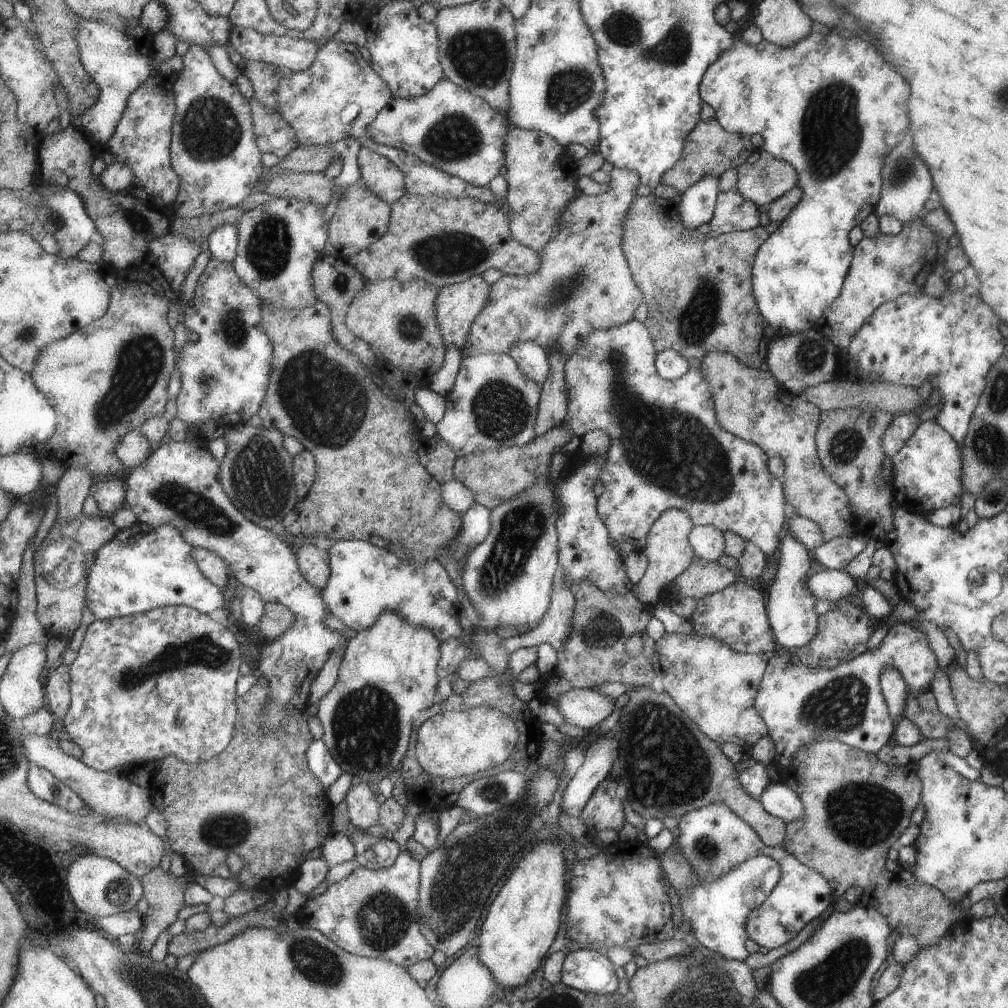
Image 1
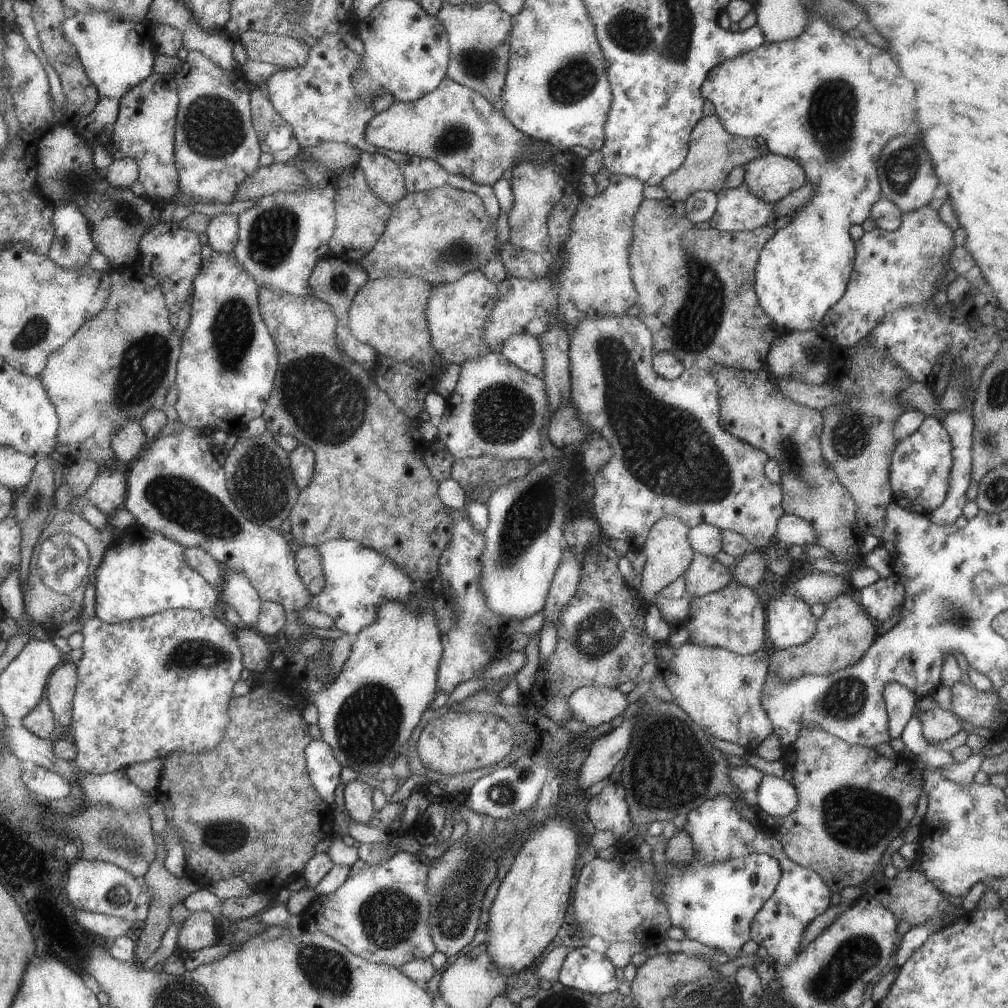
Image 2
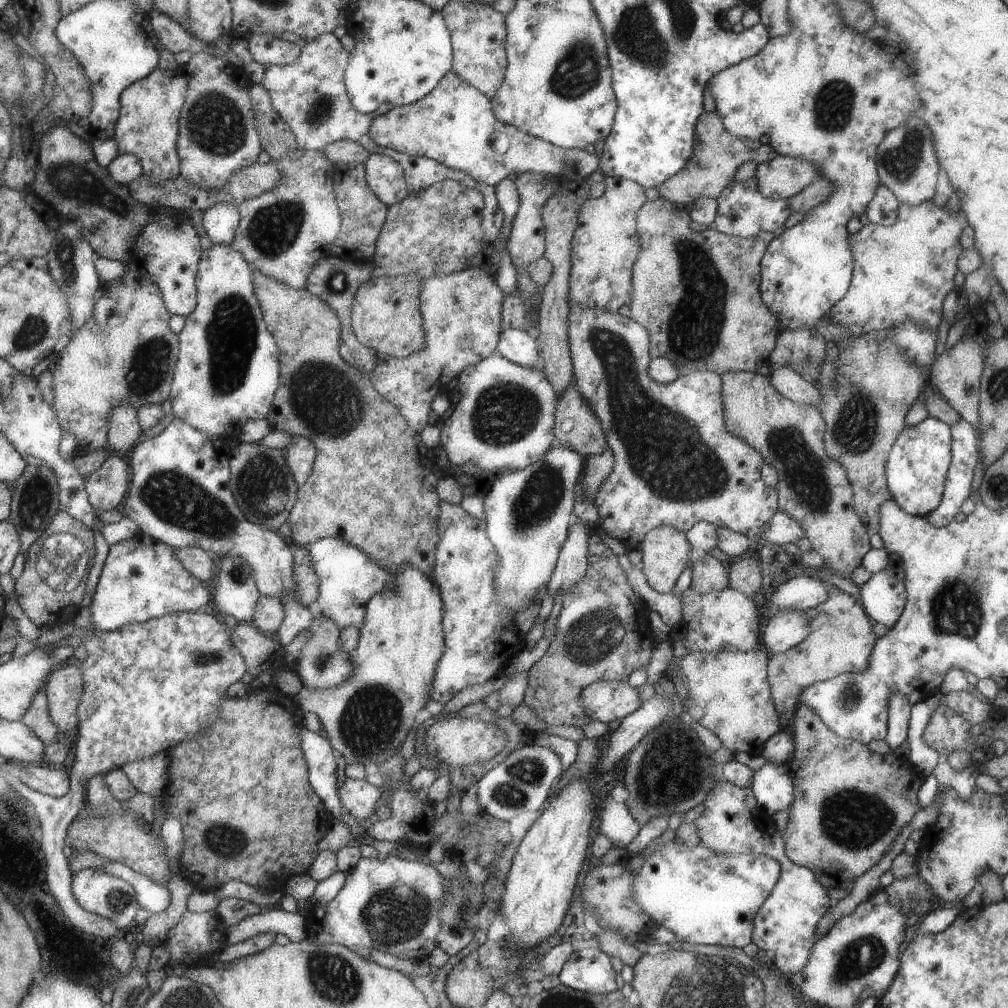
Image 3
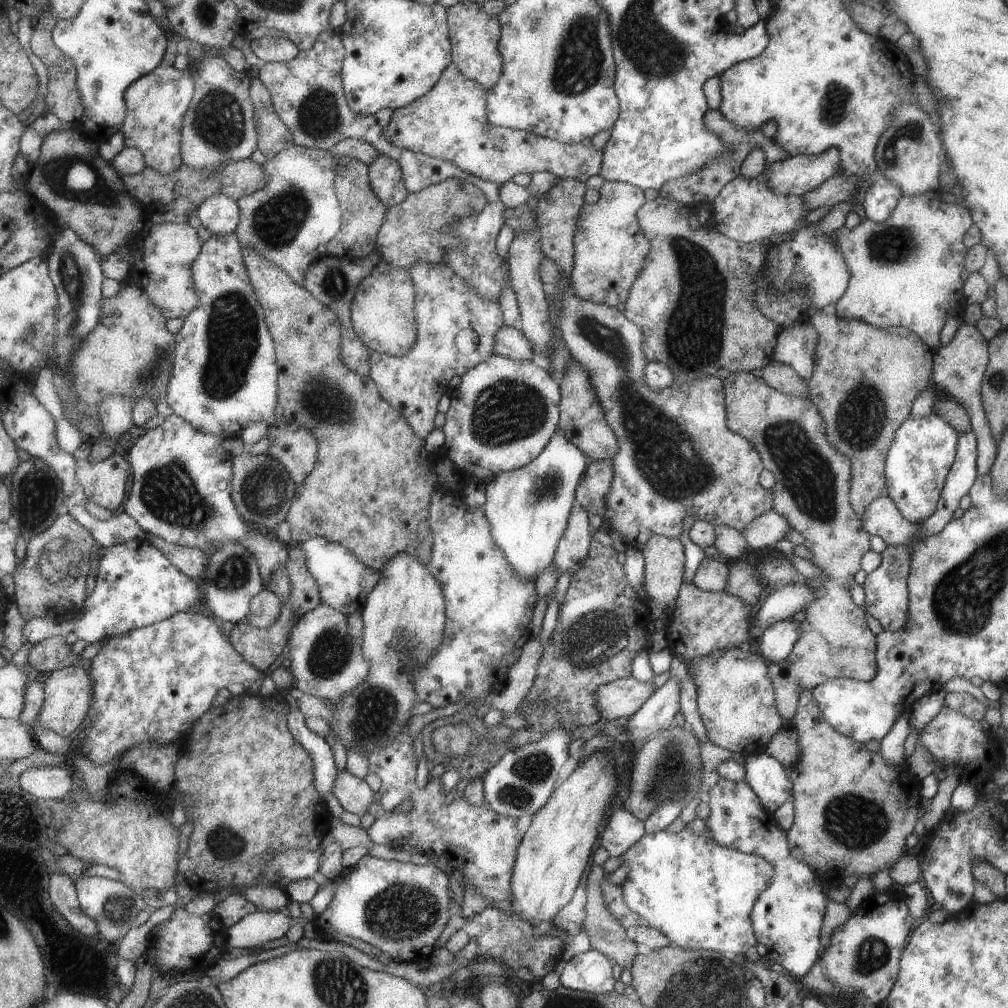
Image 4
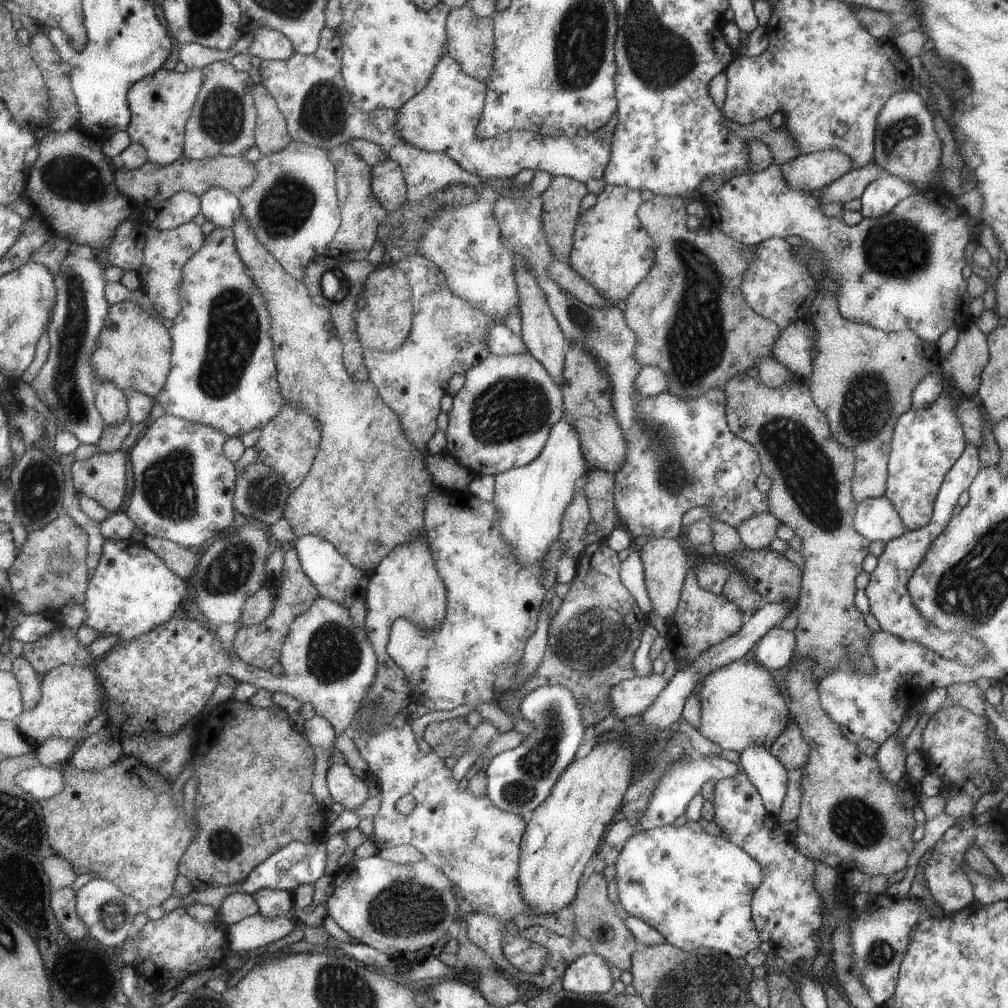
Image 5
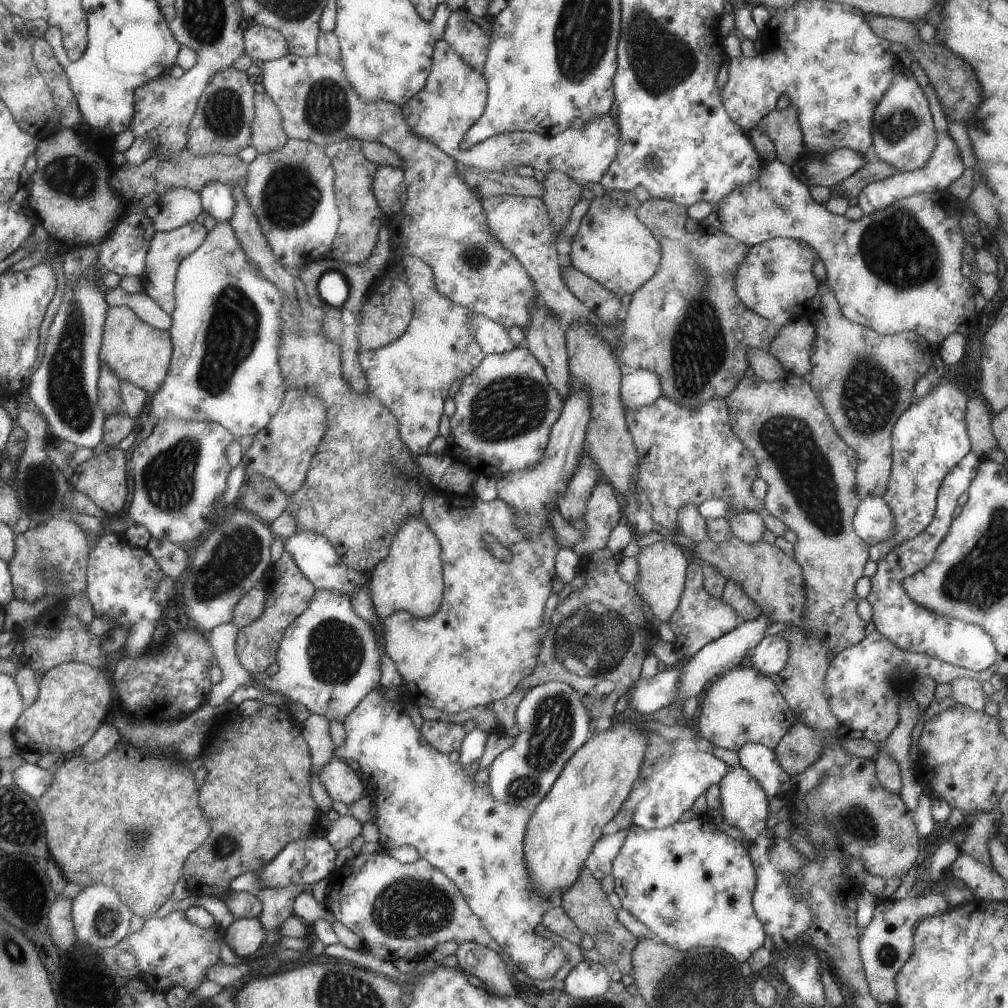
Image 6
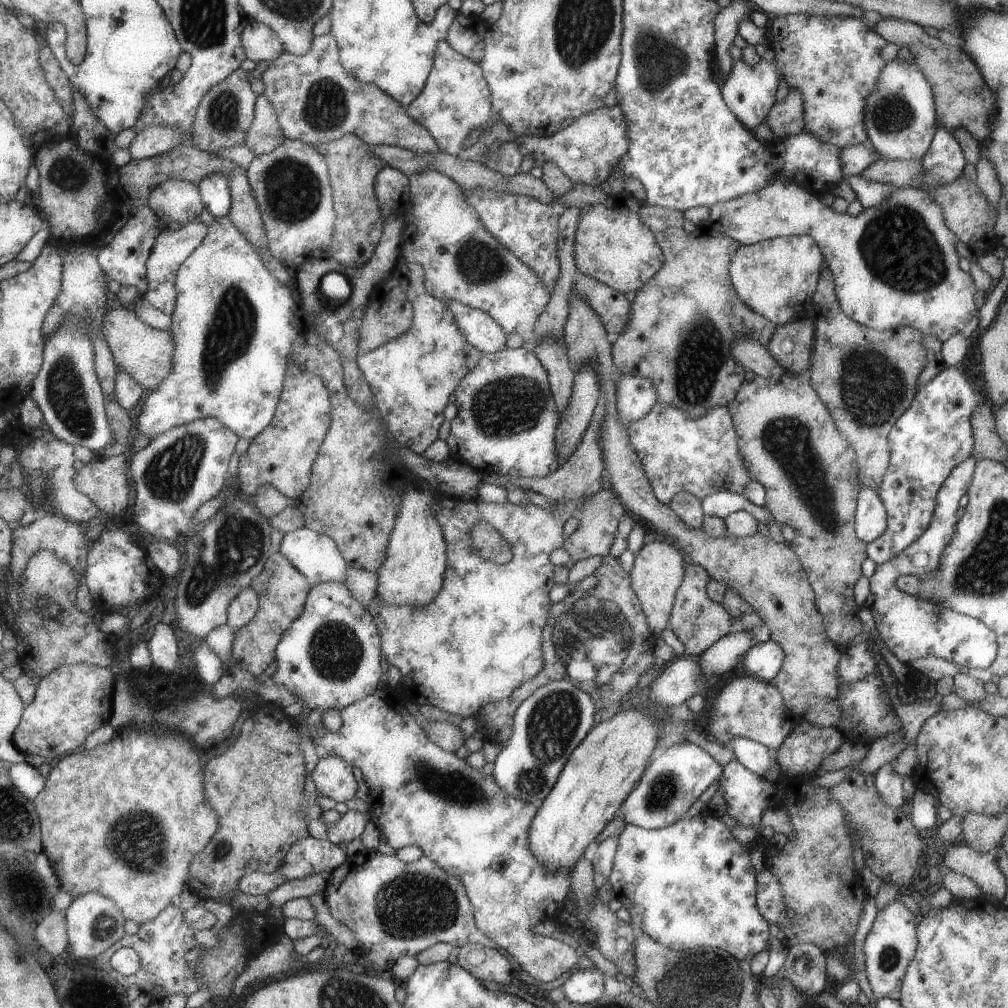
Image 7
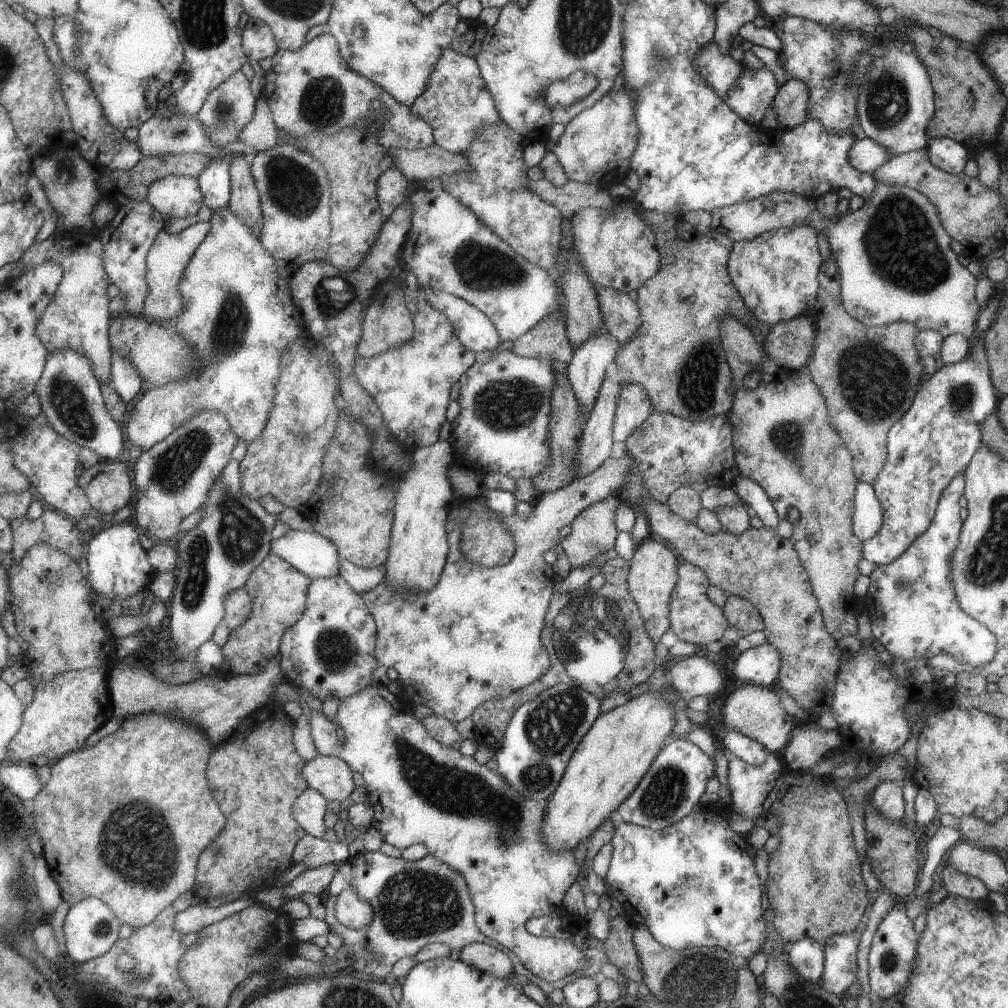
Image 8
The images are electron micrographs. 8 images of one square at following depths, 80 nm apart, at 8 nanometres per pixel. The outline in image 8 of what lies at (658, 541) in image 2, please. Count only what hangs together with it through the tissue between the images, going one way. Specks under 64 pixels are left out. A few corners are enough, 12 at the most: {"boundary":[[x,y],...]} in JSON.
{"boundary":[[643,539],[627,590],[653,644],[671,632],[673,552]]}

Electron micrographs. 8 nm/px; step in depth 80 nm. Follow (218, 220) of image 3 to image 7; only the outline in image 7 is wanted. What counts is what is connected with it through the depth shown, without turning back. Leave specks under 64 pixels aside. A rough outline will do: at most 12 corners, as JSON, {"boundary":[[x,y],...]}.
{"boundary":[[212,175],[199,184],[207,211],[225,217],[230,191],[225,175]]}

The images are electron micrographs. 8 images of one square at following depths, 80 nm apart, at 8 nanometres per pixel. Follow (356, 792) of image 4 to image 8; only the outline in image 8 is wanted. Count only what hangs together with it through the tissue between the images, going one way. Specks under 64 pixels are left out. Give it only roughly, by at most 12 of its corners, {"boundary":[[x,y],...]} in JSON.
{"boundary":[[331,755],[305,762],[307,786],[339,803],[353,791],[350,766]]}

